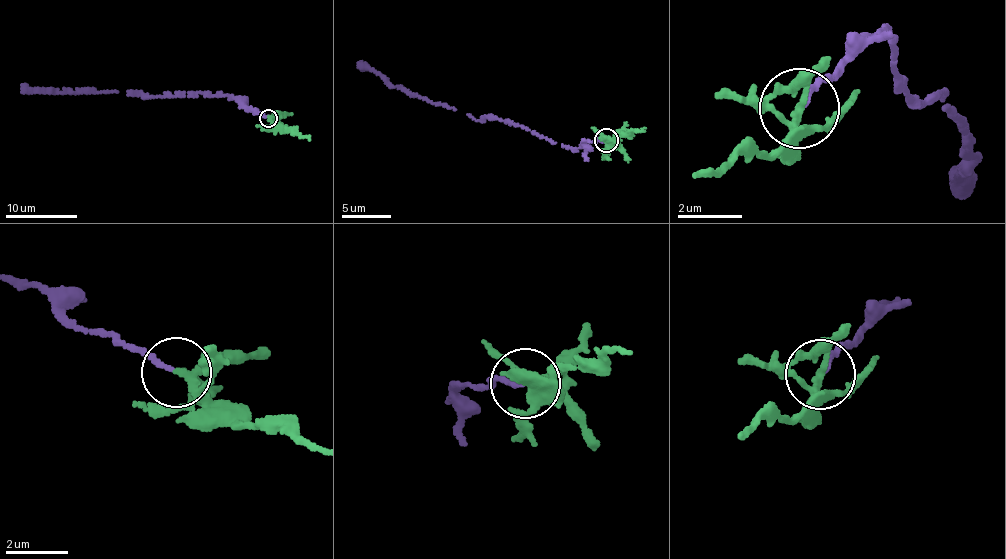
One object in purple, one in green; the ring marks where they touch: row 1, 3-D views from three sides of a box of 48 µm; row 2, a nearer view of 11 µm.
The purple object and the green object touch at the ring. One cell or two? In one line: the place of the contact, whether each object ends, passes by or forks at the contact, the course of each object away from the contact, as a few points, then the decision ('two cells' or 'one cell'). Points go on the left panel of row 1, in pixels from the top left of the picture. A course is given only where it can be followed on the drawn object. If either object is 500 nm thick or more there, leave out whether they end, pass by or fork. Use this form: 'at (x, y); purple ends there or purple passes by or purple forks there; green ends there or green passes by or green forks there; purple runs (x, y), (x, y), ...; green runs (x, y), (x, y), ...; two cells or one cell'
at (268, 118); purple ends there; green passes by; purple runs (267, 117), (244, 108), (234, 98), (220, 95), (145, 97), (134, 93), (26, 91), (21, 88); green runs (269, 119), (276, 127), (295, 130), (309, 138); two cells

